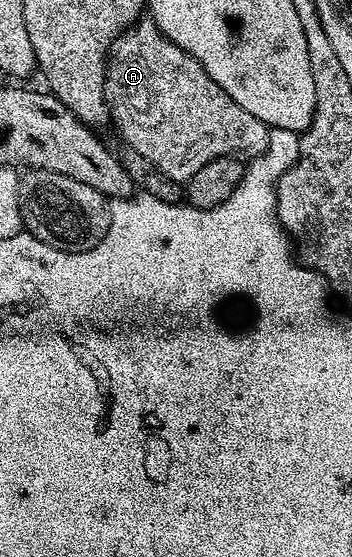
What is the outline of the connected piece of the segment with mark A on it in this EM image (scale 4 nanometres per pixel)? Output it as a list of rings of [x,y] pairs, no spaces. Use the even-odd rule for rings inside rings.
[[[140,19],[134,26],[119,34],[111,46],[107,63],[107,103],[109,117],[119,128],[119,133],[128,141],[130,152],[139,153],[149,163],[153,163],[159,172],[172,181],[186,183],[205,163],[215,161],[218,157],[230,157],[238,154],[239,148],[246,141],[266,142],[269,126],[261,123],[261,119],[253,119],[245,107],[237,107],[213,79],[177,43],[164,37],[155,22],[150,19]]]

